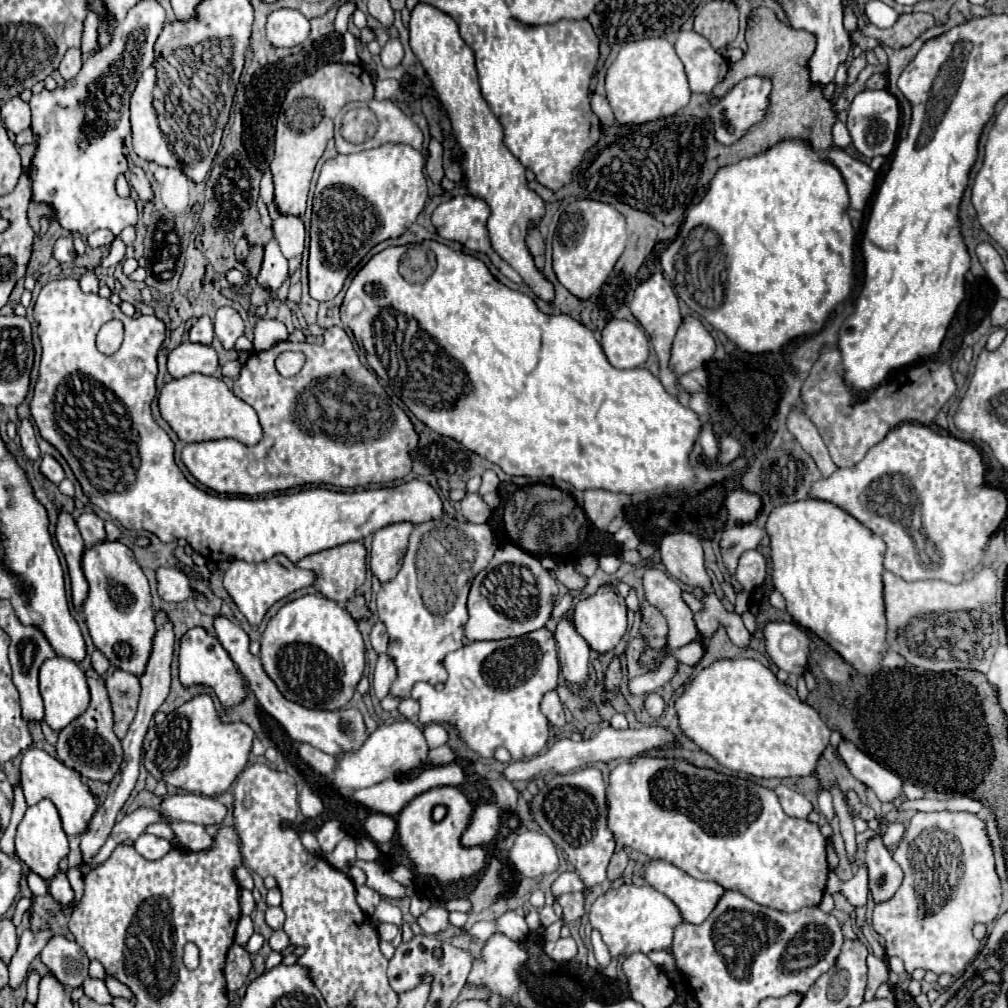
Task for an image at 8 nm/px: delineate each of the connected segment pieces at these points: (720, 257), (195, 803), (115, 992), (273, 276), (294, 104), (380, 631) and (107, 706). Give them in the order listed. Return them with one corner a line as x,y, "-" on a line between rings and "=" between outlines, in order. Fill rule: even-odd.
781,140
775,146
771,146
769,150
755,154
751,158
743,158
737,164
727,164
723,168
717,170
717,174
711,180
711,188
705,194
705,198
687,210
685,214
685,222
681,224
681,230
677,234
677,238
671,242
671,246
661,254
661,266
665,276
671,280
671,284
675,286
677,294
681,300
687,302
687,306
697,312
703,320
707,320
715,330
721,330
739,350
743,352
751,352
751,354
761,354
761,352
777,352
781,350
789,340
803,336
803,334
811,334
811,332
819,332
827,320
827,316
831,314
831,310
843,302
853,286
853,240
855,240
855,232
849,220
849,196
847,196
847,188
845,188
845,180
839,172
839,168
827,160
823,160
819,156
819,152
815,152
811,148
811,144
807,140
=
175,794
165,796
159,804
159,812
167,820
183,820
195,824
221,824
227,808
209,796
199,794
=
107,976
105,978
105,986
111,992
111,996
121,996
121,998
127,998
127,1000
133,998
131,996
131,990
125,984
121,984
117,978
113,978
113,976
=
271,240
265,246
265,256
263,256
263,264
261,264
261,272
255,278
257,286
261,290
265,290
269,294
269,298
273,294
279,292
279,288
283,286
283,282
289,276
289,266
287,266
287,258
281,254
279,246
275,240
=
346,63
324,64
315,74
295,82
281,104
275,132
275,158
271,174
275,186
275,204
281,214
303,218
309,182
317,160
333,138
333,120
349,100
369,102
373,98
373,80
363,67
=
377,622
373,626
373,630
371,630
371,644
373,644
377,654
387,652
387,630
385,630
383,622
=
87,678
87,686
91,692
91,704
89,708
75,718
67,728
59,732
57,740
57,756
63,764
71,766
79,774
97,780
97,782
111,782
115,772
121,766
123,760
123,748
121,740
113,732
113,712
111,712
111,702
105,690
105,682
101,678

